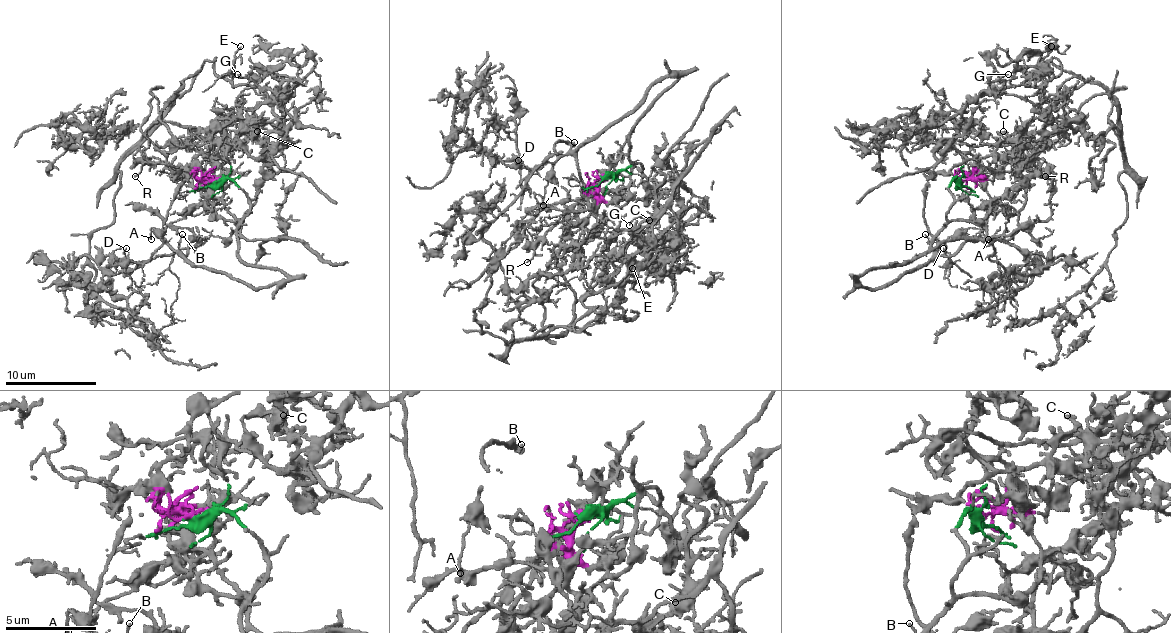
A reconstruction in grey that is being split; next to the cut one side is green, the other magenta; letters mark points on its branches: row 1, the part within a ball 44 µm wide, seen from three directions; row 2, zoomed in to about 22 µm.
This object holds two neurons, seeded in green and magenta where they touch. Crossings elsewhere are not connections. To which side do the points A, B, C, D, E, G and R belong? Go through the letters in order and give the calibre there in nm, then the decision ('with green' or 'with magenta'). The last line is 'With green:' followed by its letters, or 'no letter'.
A: 110 nm thick; with green
B: 110 nm thick; with green
C: 280 nm thick; with magenta
D: 100 nm thick; with green
E: 140 nm thick; with magenta
G: 110 nm thick; with magenta
R: 130 nm thick; with magenta
With green: A, B, D

